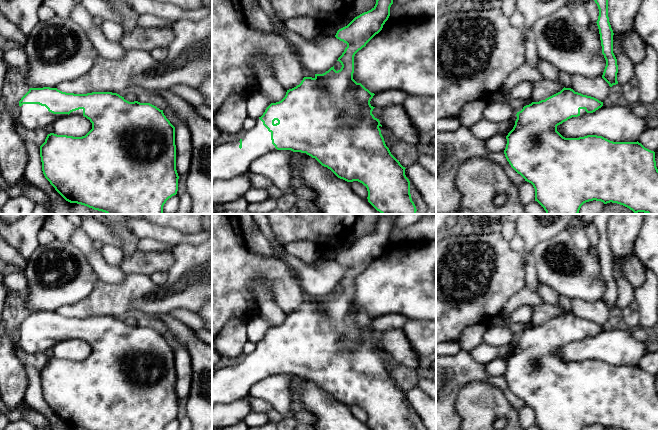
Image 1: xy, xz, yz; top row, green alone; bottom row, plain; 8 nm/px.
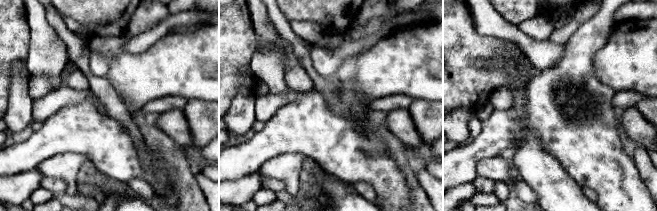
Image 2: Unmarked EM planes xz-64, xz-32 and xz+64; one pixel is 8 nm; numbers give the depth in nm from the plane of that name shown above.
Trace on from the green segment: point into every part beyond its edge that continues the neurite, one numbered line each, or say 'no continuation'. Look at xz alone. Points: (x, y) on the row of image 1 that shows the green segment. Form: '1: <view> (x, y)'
1: xz (228, 160)

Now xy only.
1: xy (31, 116)

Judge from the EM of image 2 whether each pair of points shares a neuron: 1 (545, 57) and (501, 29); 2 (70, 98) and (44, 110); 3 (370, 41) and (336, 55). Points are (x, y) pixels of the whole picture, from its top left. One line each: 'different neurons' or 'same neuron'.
1: same neuron
2: same neuron
3: same neuron

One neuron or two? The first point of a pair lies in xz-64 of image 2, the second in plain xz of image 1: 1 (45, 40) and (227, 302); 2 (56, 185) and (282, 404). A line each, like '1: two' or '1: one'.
1: two
2: two

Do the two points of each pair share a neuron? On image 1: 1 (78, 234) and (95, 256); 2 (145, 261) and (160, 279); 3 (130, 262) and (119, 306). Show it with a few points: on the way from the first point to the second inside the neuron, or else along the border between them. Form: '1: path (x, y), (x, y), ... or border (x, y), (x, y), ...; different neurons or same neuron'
1: path (80, 239), (90, 251); same neuron
2: border (167, 271), (156, 271), (150, 275); different neurons
3: border (128, 273), (144, 273), (149, 275); different neurons

